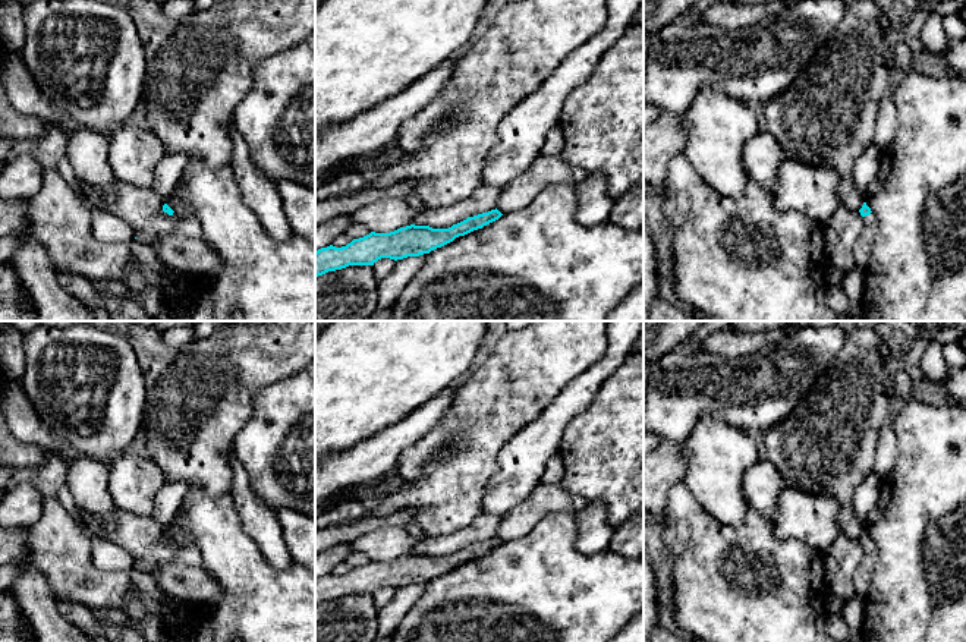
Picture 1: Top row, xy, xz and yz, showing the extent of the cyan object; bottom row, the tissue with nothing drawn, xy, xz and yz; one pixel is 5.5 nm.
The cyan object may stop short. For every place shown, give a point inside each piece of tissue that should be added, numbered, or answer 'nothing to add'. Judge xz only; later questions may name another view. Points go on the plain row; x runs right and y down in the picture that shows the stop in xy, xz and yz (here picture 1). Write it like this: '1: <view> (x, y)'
nothing to add

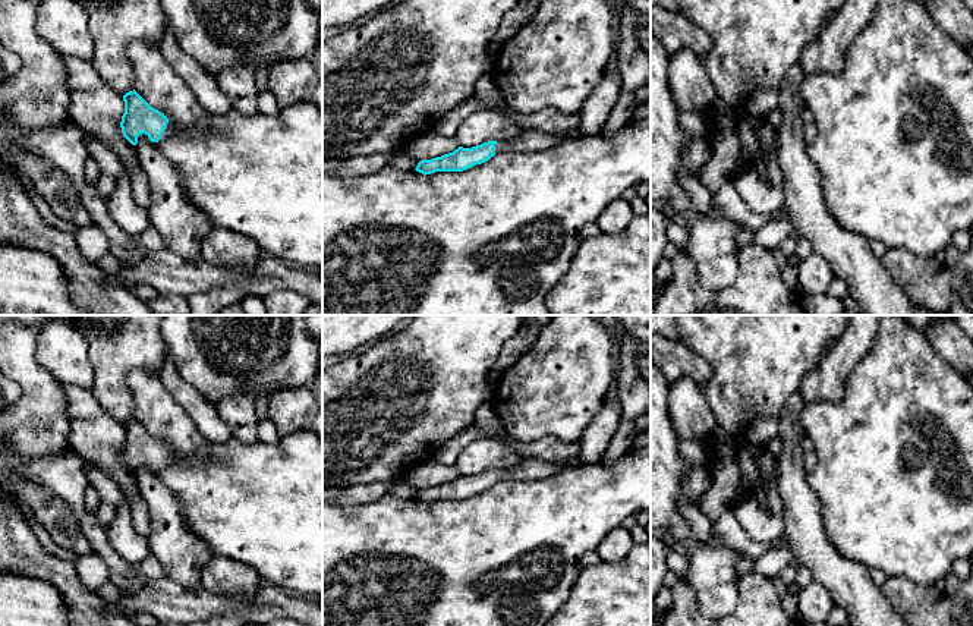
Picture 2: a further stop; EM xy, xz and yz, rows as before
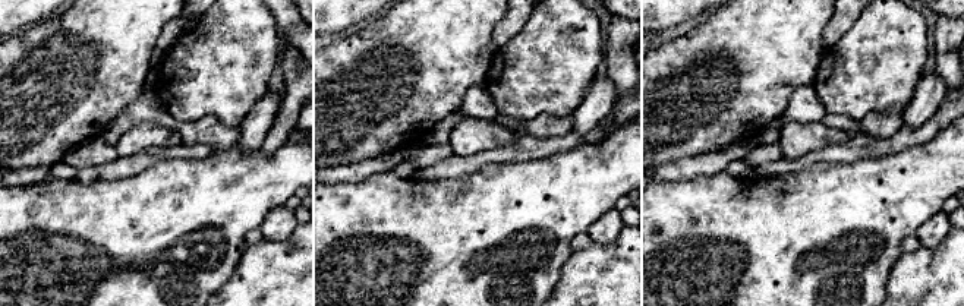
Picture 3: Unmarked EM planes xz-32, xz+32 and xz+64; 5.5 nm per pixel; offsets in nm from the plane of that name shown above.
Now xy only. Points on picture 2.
1: xy (170, 459)

